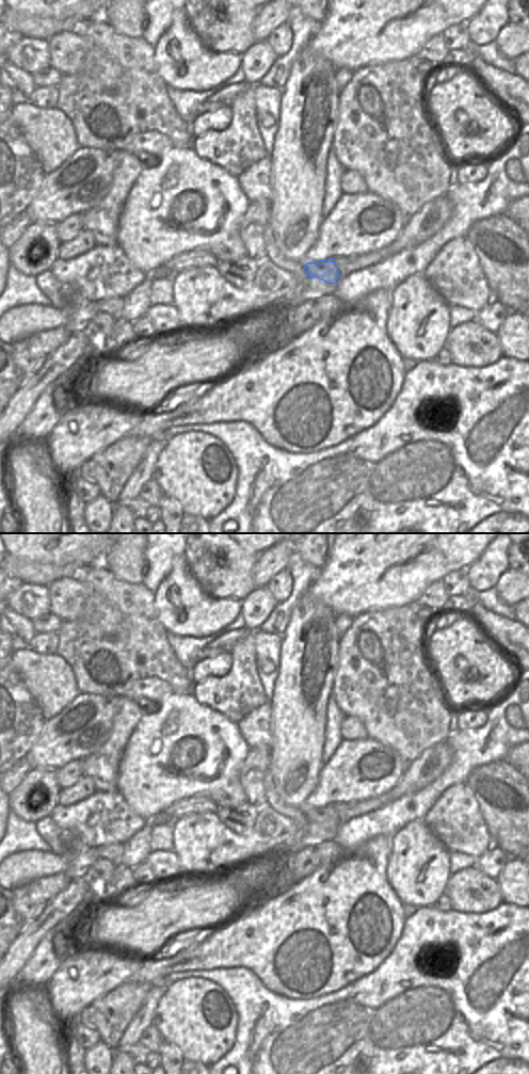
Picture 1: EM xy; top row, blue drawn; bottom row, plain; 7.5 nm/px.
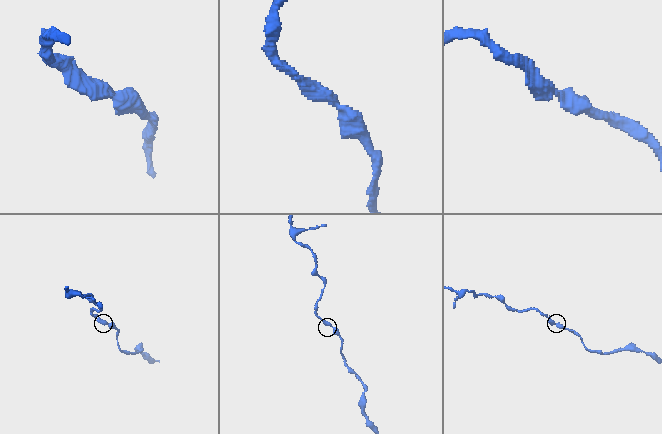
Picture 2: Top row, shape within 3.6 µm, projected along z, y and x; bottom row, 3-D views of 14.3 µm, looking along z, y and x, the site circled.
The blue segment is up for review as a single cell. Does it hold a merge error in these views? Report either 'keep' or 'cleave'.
keep

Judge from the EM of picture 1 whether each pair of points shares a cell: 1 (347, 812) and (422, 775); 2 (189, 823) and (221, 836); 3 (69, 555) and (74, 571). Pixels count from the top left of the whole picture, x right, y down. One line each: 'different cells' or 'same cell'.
1: same cell
2: same cell
3: different cells

